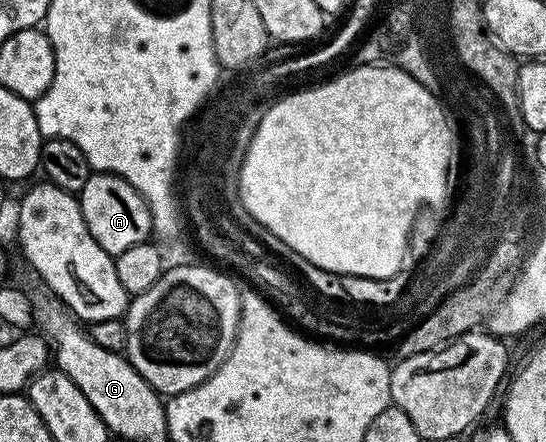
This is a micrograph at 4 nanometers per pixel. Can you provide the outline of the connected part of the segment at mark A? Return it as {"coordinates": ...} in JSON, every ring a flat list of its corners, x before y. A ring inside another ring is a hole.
{"coordinates":[[90,172,87,183,83,183,79,194,83,219,87,223,87,231,103,247,103,251,114,255,127,251,127,247,144,245,150,240,153,233,153,217,149,214,149,204,142,197,141,192,135,187,131,187,122,177,116,177,114,173]]}

